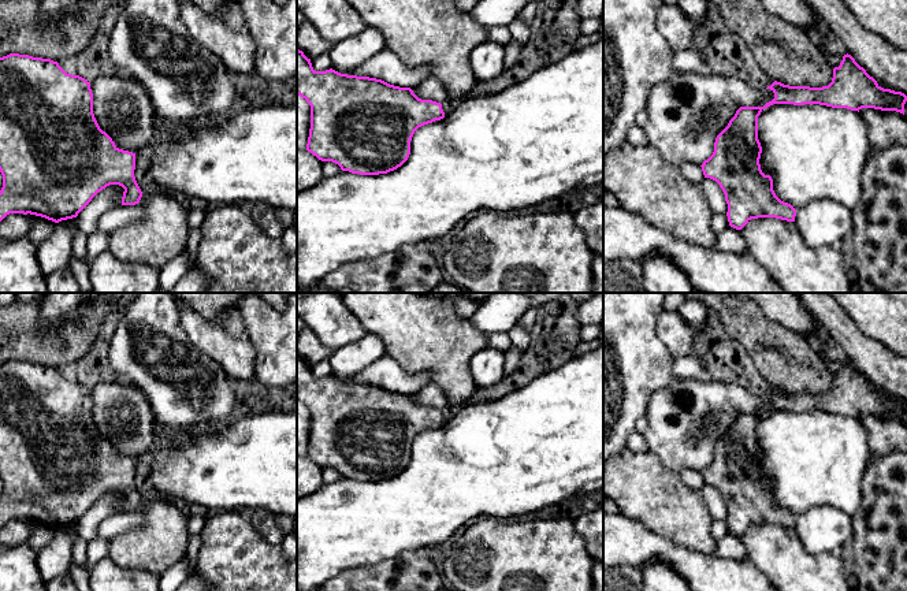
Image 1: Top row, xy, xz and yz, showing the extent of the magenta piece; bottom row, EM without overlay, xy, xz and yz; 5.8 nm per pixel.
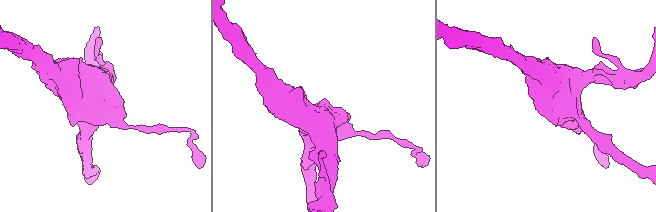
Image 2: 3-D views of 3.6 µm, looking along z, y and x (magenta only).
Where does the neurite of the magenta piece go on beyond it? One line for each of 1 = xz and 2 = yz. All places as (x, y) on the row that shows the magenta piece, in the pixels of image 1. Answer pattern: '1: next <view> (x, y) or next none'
1: next none
2: next none

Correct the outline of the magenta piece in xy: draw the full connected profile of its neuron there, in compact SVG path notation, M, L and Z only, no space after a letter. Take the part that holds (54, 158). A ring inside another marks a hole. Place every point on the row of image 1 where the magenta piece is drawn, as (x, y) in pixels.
M10 53L0 57L0 172L3 187L0 190L0 222L10 213L36 215L59 223L77 218L78 213L92 201L92 198L109 185L119 185L124 189L122 205L135 205L142 197L142 192L134 176L135 153L119 149L112 138L100 129L93 114L93 93L90 82L79 75L67 74L57 62L29 55Z

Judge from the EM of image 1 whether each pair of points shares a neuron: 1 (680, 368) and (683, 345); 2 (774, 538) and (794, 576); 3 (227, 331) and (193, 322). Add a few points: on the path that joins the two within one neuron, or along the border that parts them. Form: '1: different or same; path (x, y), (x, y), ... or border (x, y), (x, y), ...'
1: different; border (691, 352), (675, 359)
2: same; path (774, 547), (790, 567)
3: same; path (219, 331), (201, 330)

